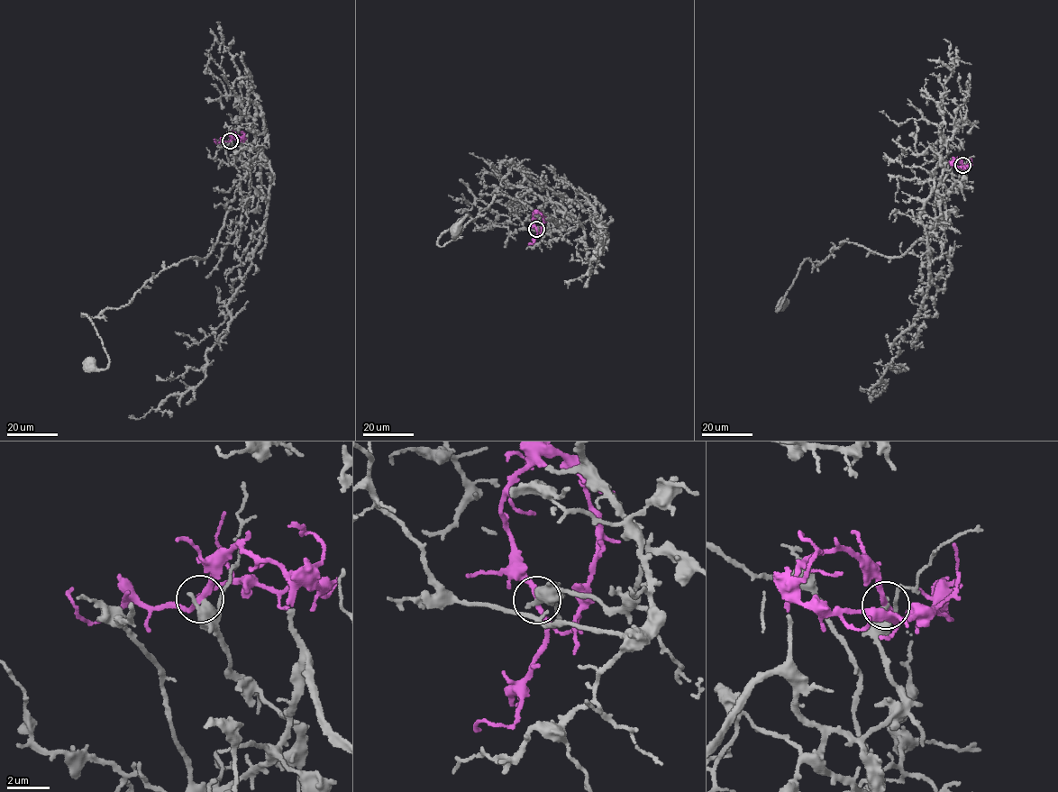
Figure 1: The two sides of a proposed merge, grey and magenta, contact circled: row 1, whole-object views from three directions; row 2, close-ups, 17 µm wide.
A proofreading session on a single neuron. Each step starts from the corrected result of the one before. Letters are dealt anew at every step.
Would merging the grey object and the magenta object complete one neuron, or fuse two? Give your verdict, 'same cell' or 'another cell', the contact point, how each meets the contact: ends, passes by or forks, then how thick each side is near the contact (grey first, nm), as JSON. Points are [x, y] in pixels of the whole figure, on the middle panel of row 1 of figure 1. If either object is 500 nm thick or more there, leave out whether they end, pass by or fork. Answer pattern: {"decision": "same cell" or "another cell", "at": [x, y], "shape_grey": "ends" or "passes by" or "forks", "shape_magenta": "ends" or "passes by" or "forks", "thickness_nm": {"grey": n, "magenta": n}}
{"decision": "same cell", "at": [536, 229], "shape_grey": "passes by", "shape_magenta": "passes by", "thickness_nm": {"grey": 380, "magenta": 240}}

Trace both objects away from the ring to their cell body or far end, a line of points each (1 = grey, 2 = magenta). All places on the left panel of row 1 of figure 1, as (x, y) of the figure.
1: (230, 140), (249, 160), (247, 203), (206, 258), (82, 314), (109, 359), (88, 364)
2: (230, 140), (234, 133), (243, 138), (233, 138), (232, 130)

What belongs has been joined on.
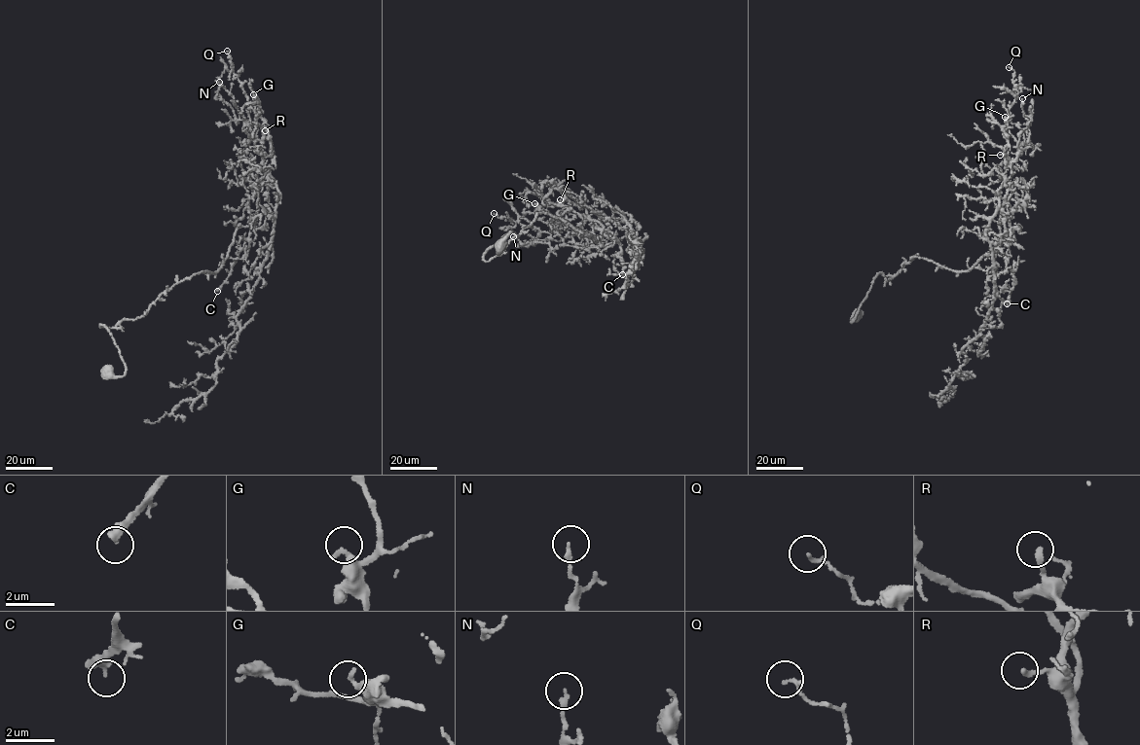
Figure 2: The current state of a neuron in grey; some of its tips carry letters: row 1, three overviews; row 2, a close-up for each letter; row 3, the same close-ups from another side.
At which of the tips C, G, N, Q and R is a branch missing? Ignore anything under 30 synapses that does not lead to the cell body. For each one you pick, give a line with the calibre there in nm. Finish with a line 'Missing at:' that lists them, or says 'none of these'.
C: 400 nm thick
R: 200 nm thick
Missing at: C, R

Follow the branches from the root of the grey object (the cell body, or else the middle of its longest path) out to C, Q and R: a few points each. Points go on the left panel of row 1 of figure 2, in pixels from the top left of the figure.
C: (106, 372), (126, 367), (100, 325), (219, 270), (263, 178), (249, 245), (217, 291)
Q: (106, 372), (126, 367), (100, 325), (217, 272), (254, 223), (263, 120), (227, 51)
R: (106, 372), (126, 367), (100, 325), (144, 315), (174, 285), (217, 272), (236, 230), (254, 223), (265, 130)

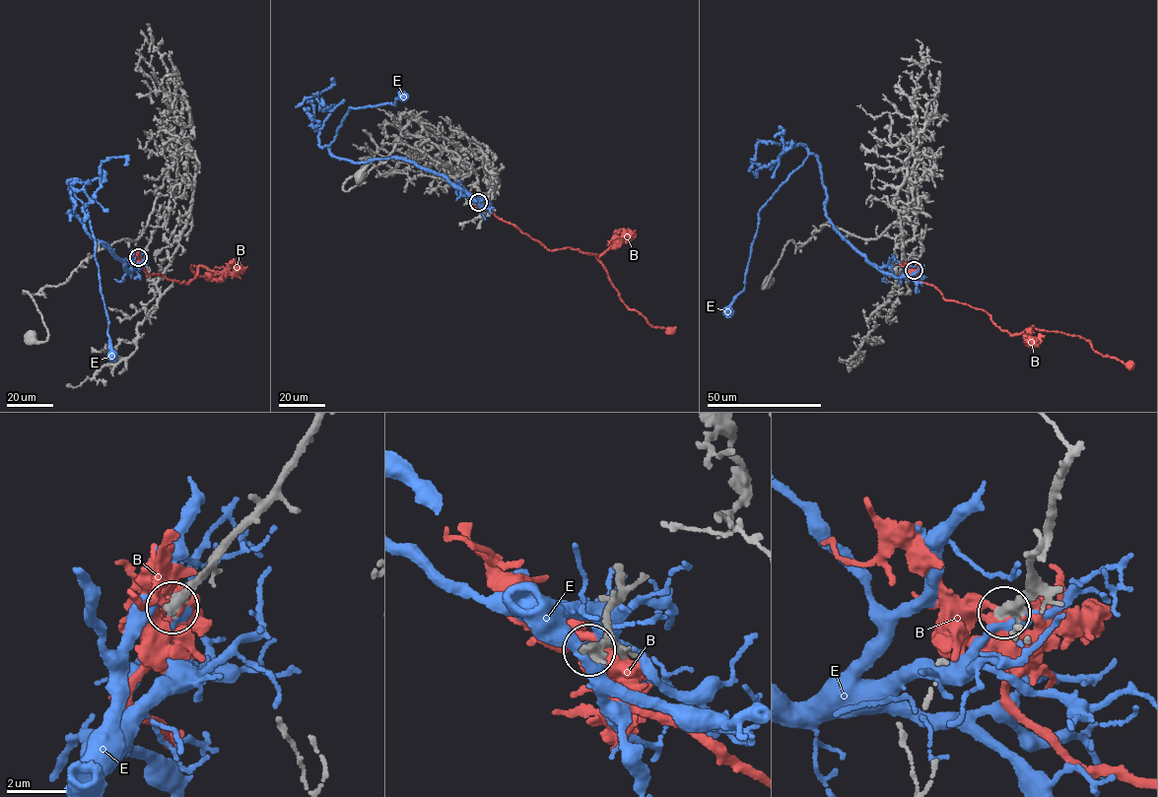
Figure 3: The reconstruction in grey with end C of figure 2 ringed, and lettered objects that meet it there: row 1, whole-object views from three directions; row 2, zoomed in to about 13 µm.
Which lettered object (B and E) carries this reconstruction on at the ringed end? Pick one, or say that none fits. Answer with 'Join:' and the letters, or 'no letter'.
Join: no letter

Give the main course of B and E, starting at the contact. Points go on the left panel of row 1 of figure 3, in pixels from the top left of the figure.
B: (138, 257), (134, 264), (148, 277), (159, 273), (189, 283), (198, 268), (191, 265), (196, 277), (215, 277)
E: (138, 257), (128, 271), (86, 231), (75, 215), (72, 185), (87, 210), (95, 242), (111, 356)

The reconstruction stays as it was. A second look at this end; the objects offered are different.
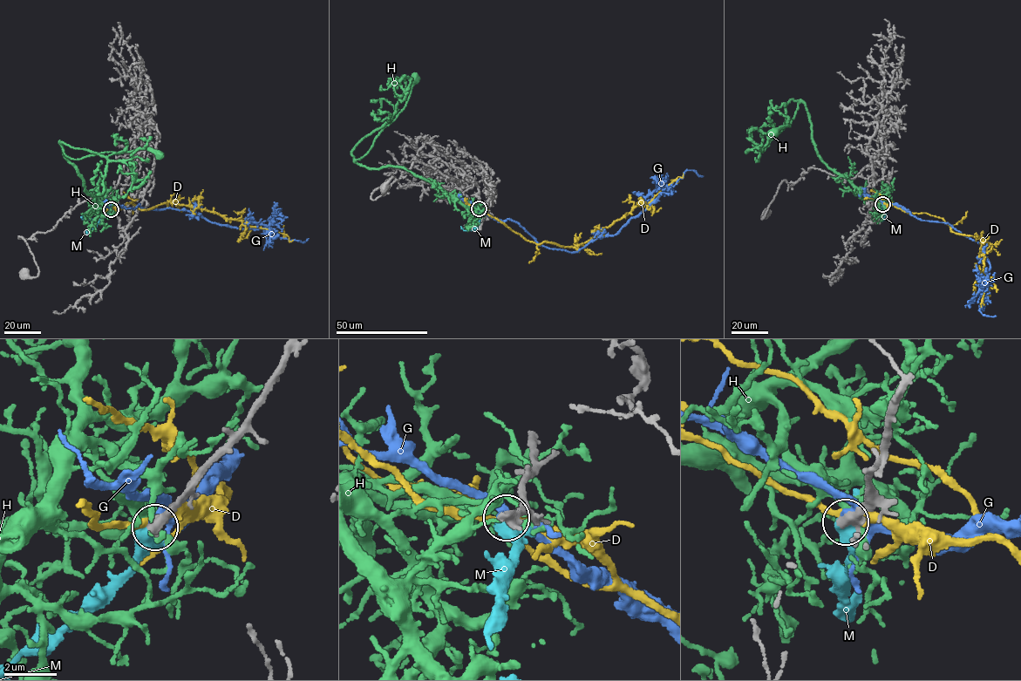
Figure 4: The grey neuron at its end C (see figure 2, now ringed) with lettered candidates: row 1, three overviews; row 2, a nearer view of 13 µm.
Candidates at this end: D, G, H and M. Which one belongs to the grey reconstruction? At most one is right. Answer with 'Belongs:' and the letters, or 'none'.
Belongs: M

